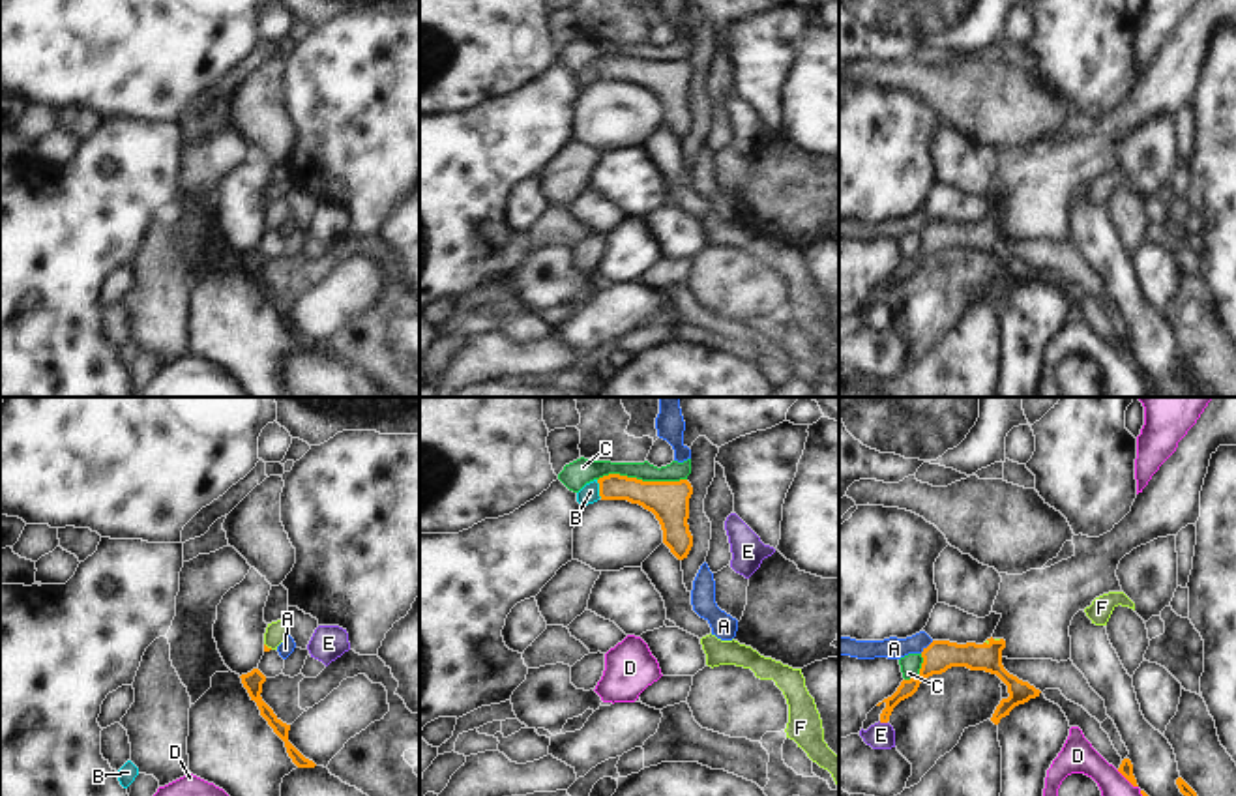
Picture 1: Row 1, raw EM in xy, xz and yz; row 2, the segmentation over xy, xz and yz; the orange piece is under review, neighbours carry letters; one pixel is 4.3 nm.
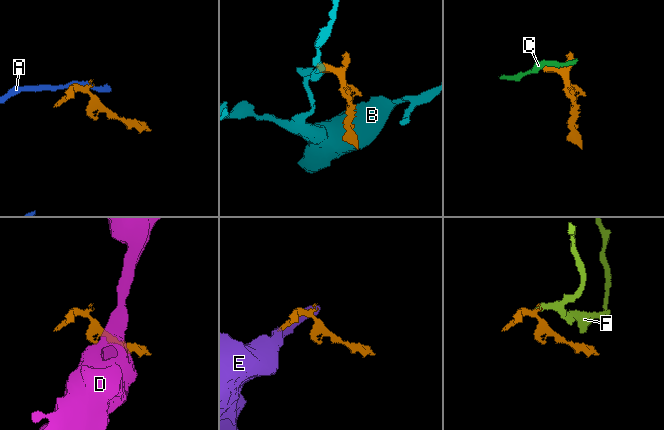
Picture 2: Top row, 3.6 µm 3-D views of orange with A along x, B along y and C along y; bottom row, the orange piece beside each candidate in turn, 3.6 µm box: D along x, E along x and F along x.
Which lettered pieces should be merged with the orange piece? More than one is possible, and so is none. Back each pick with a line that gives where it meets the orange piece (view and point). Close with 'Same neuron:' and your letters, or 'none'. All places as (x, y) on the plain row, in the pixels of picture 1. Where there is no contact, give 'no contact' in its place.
F: meets orange in xy at (266, 227)
Same neuron: F

